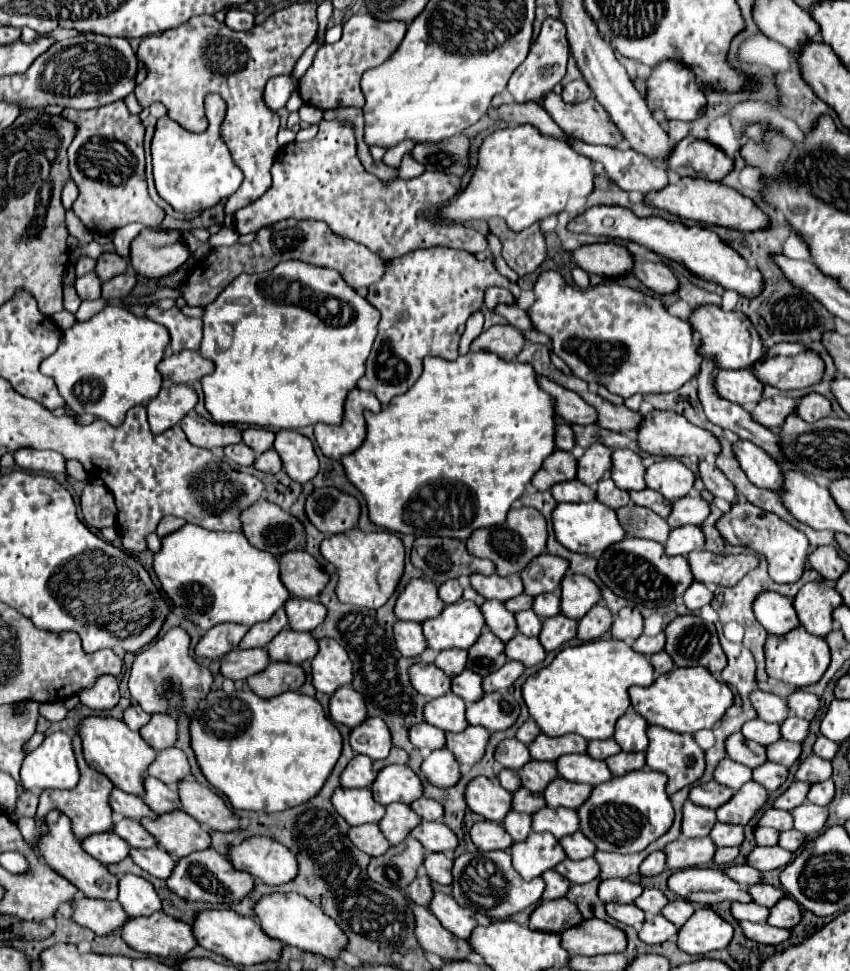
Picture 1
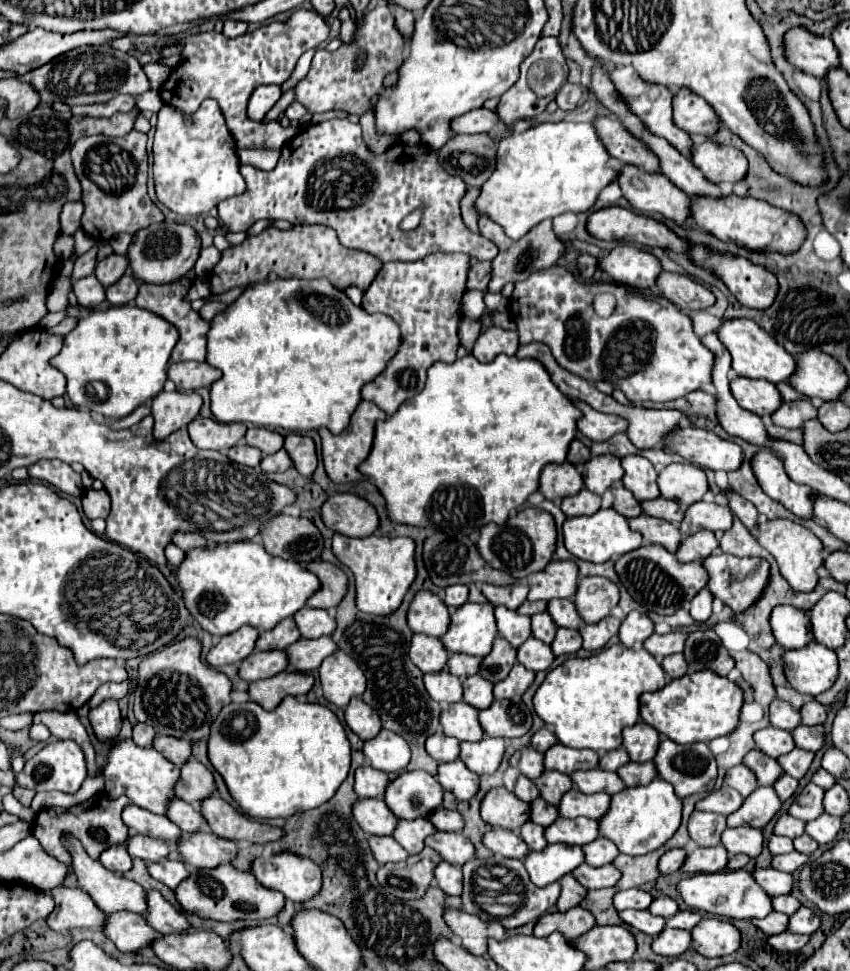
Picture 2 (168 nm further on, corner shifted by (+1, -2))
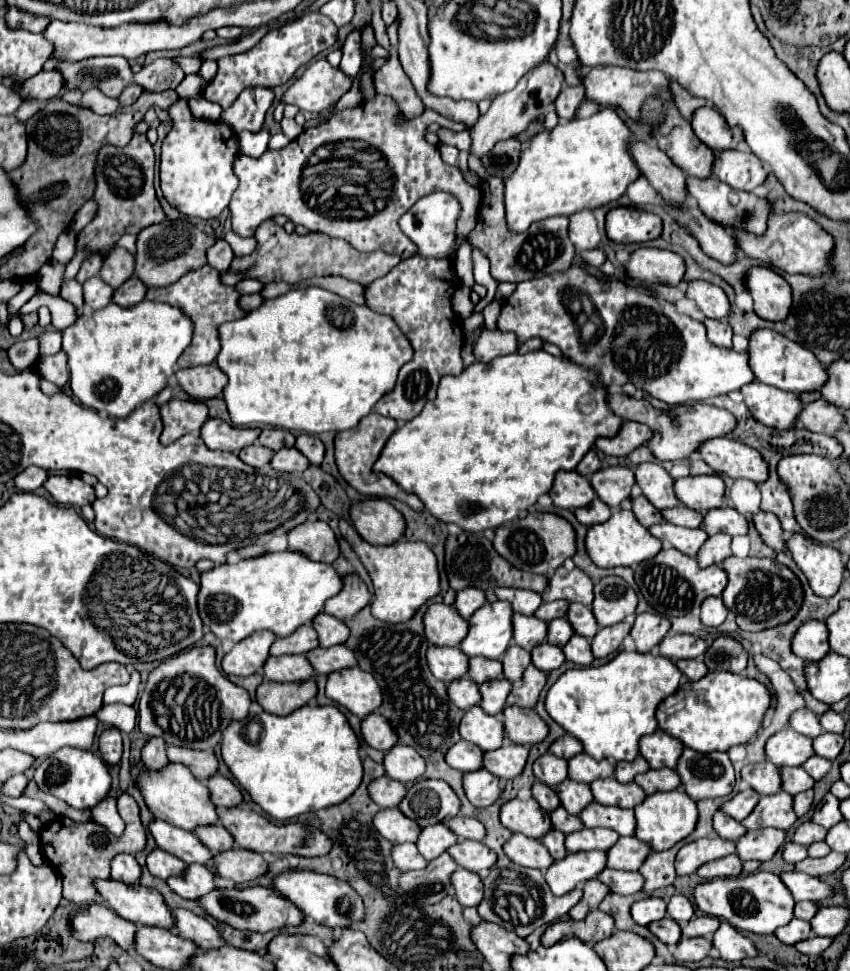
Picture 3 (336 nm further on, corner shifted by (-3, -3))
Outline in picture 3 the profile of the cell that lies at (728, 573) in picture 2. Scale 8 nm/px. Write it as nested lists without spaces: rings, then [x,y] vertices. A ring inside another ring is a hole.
[[[728,557],[722,563],[728,573],[728,585],[722,593],[724,605],[736,613],[736,623],[742,631],[764,631],[778,627],[780,623],[788,623],[800,611],[800,603],[804,601],[804,589],[800,579],[782,563],[774,559],[756,559],[756,557]]]

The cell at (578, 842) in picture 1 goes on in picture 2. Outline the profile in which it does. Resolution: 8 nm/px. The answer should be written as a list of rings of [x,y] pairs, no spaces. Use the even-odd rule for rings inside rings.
[[[596,838],[596,842],[590,842],[588,846],[582,846],[584,850],[584,862],[590,866],[604,866],[610,864],[618,856],[618,848],[614,842],[608,842],[606,838]]]

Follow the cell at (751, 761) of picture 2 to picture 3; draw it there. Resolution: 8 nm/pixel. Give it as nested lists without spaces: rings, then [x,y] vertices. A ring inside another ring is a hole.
[[[784,767],[782,771],[782,789],[790,795],[798,795],[800,791],[808,791],[814,787],[814,779],[806,775],[802,767]]]

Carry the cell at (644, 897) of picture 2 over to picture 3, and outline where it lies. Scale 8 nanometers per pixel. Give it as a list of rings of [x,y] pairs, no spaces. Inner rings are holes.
[[[648,897],[632,905],[632,917],[638,925],[648,925],[652,921],[660,921],[666,917],[666,901],[658,897]]]

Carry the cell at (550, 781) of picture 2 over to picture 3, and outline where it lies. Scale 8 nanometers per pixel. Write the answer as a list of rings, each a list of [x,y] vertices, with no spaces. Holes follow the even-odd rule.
[[[566,779],[564,783],[560,783],[558,787],[554,787],[554,791],[560,797],[562,807],[570,815],[578,815],[580,809],[588,807],[594,801],[594,795],[592,795],[590,787],[584,785],[584,783],[576,783],[572,779]]]

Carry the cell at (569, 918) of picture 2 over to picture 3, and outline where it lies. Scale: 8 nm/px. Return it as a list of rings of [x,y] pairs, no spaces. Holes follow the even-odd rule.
[[[592,909],[584,921],[558,921],[554,925],[550,925],[544,935],[542,935],[542,945],[544,947],[552,947],[554,943],[558,943],[560,939],[566,937],[578,937],[584,943],[598,943],[602,939],[612,937],[612,933],[616,931],[614,927],[614,917],[610,917],[604,911]]]

